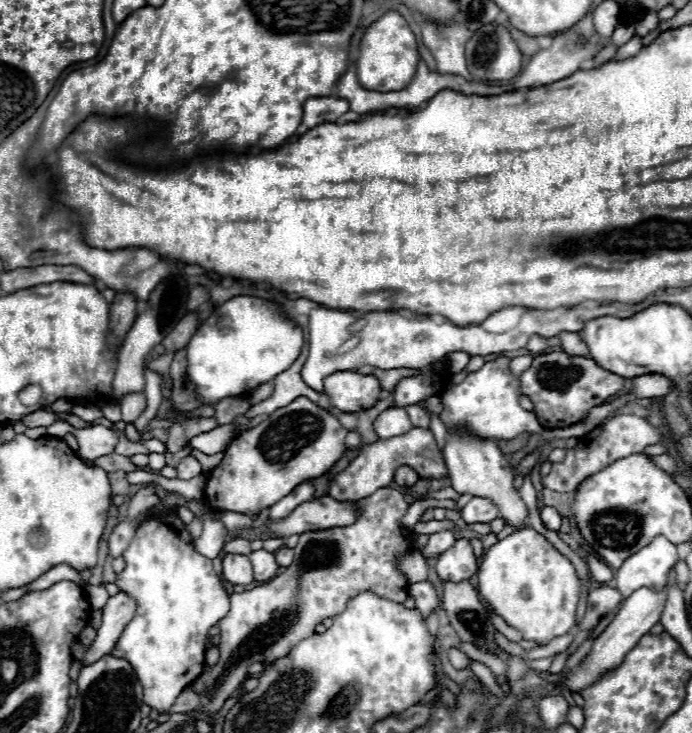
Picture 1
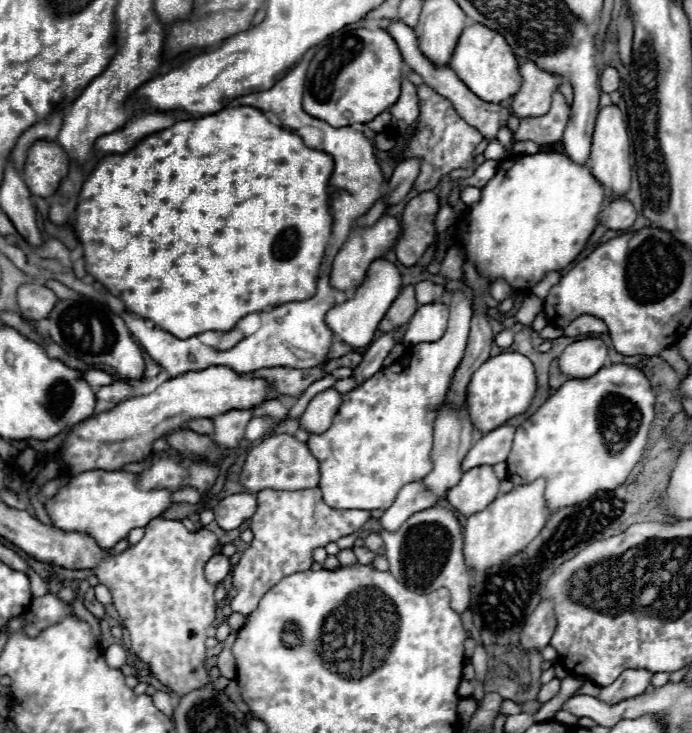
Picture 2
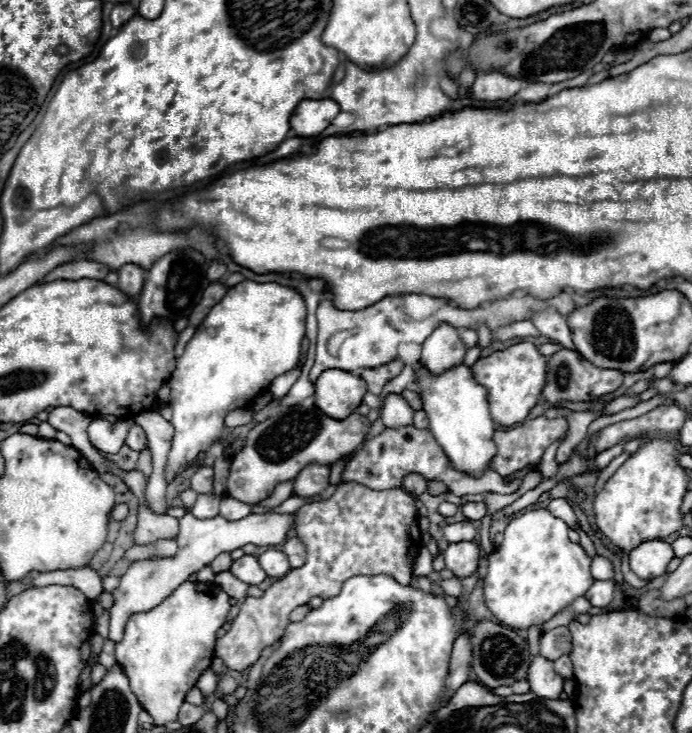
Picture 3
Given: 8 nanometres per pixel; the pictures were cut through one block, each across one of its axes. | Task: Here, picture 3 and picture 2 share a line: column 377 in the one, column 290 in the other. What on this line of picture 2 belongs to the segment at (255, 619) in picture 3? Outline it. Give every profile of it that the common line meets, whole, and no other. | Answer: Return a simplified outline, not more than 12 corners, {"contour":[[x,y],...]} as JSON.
{"contour":[[318,488],[262,490],[254,540],[232,568],[248,616],[312,552],[354,534],[368,510],[334,510]]}

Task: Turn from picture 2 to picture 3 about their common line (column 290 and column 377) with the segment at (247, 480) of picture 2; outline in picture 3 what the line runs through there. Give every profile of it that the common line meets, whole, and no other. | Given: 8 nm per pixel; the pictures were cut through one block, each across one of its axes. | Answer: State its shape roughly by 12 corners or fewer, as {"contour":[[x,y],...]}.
{"contour":[[386,428],[366,440],[342,482],[402,488],[406,474],[456,496],[512,494],[522,480],[456,470],[430,430]]}

